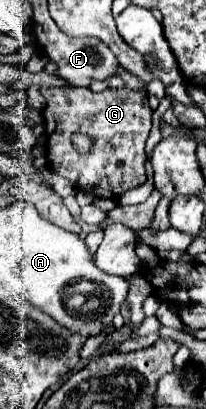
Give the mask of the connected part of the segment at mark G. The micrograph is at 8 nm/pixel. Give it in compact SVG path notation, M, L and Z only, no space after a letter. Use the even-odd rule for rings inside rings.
M41 87L41 93L47 101L43 111L47 131L45 149L53 171L73 181L79 189L109 199L119 199L125 191L147 181L145 141L151 131L153 110L146 91L107 88L93 92L85 87ZM77 131L93 139L93 147L87 155L77 153L73 147L73 133Z

